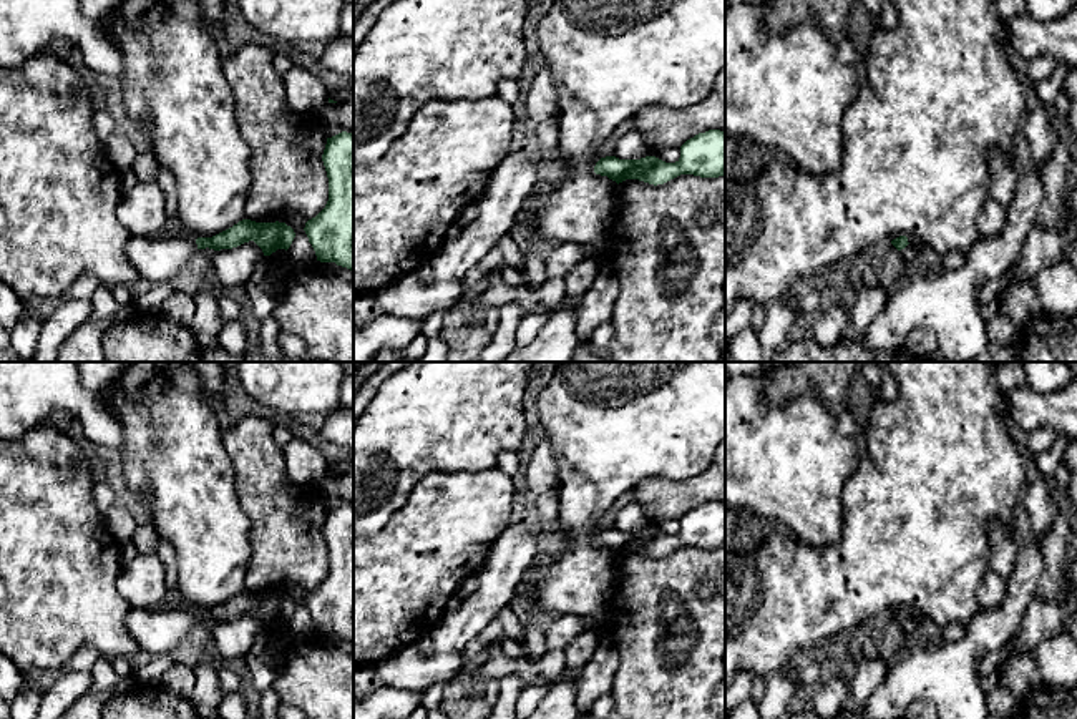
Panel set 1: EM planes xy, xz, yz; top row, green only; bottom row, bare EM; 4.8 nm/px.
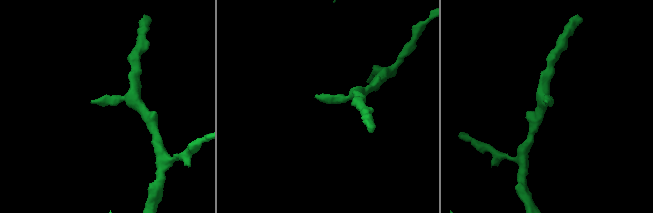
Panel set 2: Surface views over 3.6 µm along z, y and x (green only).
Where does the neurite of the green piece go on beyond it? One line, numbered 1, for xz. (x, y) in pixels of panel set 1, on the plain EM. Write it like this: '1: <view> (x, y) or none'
1: none

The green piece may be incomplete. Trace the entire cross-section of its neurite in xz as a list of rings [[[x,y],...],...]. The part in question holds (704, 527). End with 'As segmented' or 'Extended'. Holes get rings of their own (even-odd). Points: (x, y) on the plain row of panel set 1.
[[[709,501],[695,506],[680,518],[680,530],[675,535],[665,535],[655,528],[641,531],[606,528],[596,535],[594,545],[607,548],[617,556],[626,551],[639,551],[654,558],[680,546],[719,550],[725,546],[725,505]]]. As segmented

